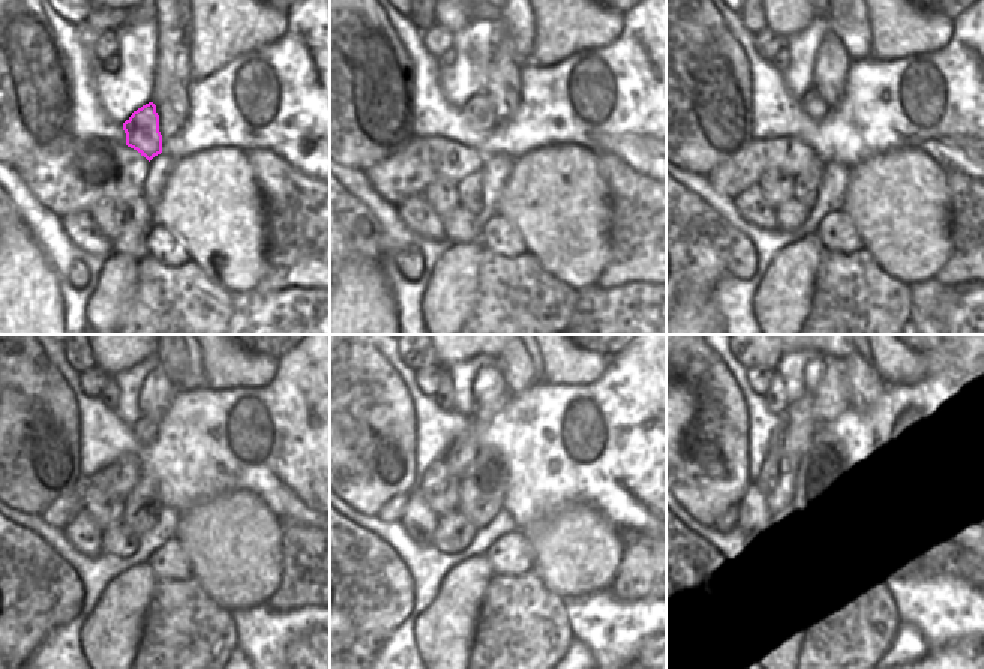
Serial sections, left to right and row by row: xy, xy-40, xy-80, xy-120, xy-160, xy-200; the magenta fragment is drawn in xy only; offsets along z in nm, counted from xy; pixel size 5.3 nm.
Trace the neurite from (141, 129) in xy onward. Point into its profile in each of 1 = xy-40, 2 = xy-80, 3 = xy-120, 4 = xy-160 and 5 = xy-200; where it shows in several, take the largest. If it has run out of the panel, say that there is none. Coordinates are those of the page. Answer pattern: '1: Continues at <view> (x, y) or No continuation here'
1: Continues at xy-40 (477, 110)
2: Continues at xy-80 (813, 104)
3: Continues at xy-120 (144, 429)
4: Continues at xy-160 (486, 411)
5: Continues at xy-200 (831, 398).

